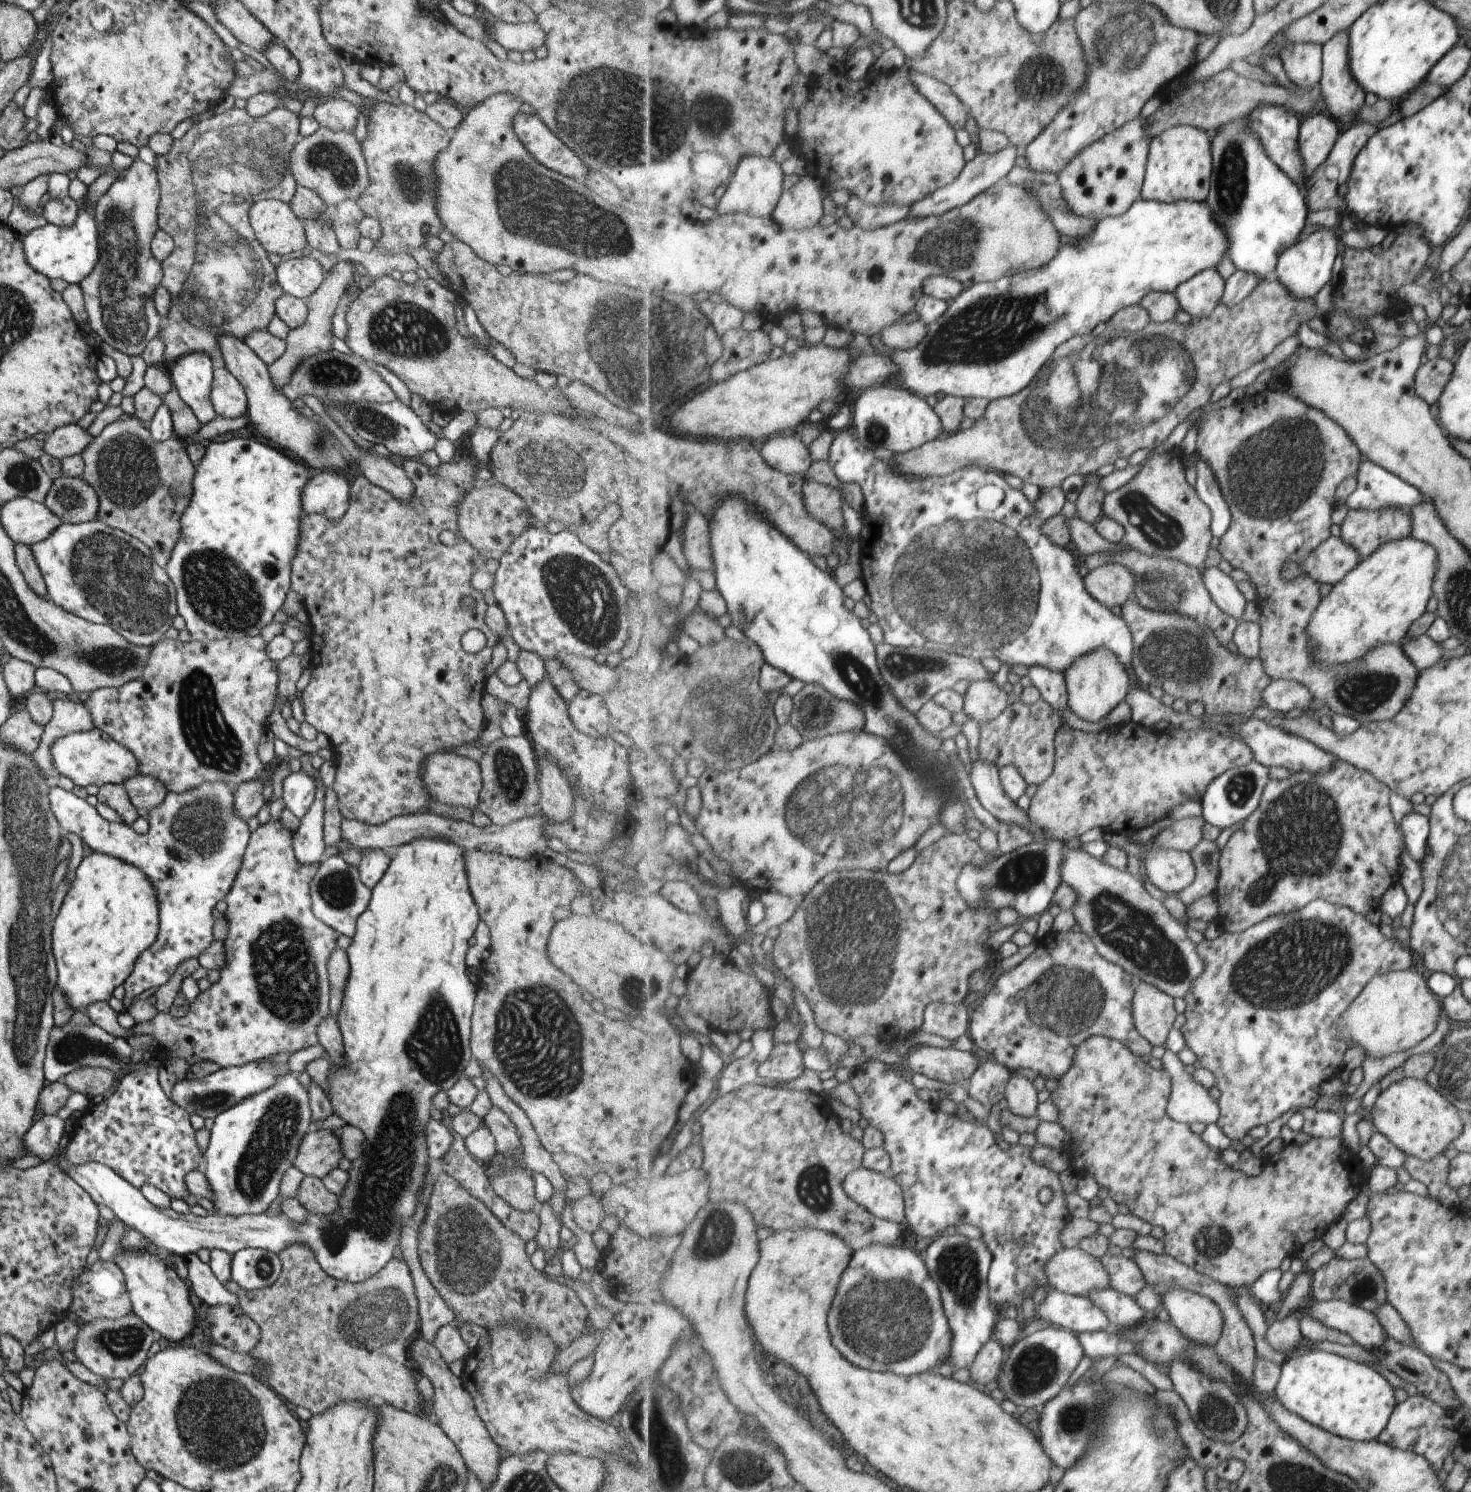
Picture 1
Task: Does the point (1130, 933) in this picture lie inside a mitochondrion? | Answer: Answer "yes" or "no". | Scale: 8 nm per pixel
yes

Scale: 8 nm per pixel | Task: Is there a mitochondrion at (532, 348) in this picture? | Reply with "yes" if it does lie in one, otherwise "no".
no

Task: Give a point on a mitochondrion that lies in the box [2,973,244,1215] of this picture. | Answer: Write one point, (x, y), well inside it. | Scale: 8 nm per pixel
(71, 1048)

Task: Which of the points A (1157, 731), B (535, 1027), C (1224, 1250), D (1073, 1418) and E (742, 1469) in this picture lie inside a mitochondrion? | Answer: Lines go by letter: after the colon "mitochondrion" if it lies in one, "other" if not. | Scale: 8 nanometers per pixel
A: other
B: mitochondrion
C: mitochondrion
D: mitochondrion
E: mitochondrion

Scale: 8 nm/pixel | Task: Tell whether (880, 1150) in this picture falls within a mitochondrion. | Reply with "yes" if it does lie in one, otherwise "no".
no

